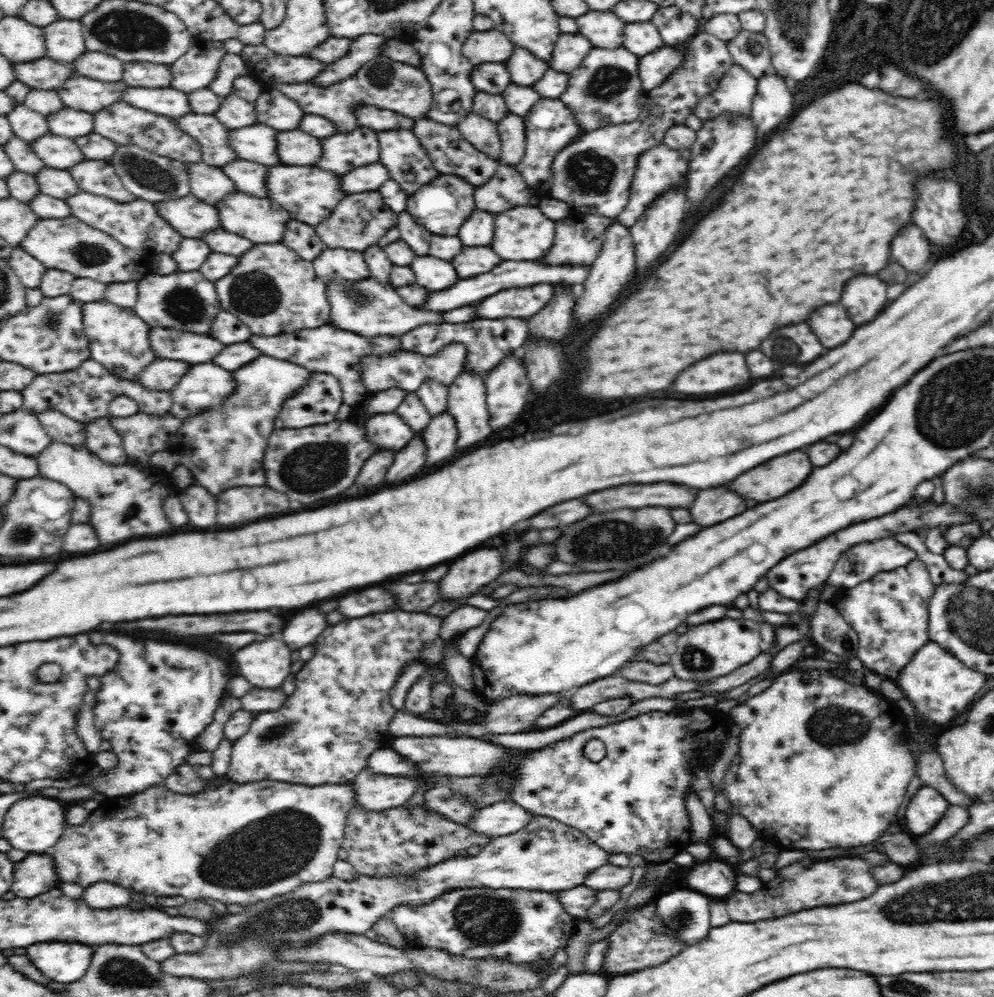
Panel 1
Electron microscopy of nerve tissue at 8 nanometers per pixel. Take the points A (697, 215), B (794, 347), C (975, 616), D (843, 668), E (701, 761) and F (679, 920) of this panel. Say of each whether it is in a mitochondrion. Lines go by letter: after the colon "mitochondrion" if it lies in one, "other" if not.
A: other
B: mitochondrion
C: mitochondrion
D: other
E: other
F: mitochondrion

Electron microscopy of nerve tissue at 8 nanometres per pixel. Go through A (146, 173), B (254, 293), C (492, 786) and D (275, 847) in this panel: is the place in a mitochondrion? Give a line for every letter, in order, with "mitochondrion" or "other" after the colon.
A: mitochondrion
B: mitochondrion
C: mitochondrion
D: mitochondrion

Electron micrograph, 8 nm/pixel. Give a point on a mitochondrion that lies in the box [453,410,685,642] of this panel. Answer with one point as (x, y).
(615, 540)

